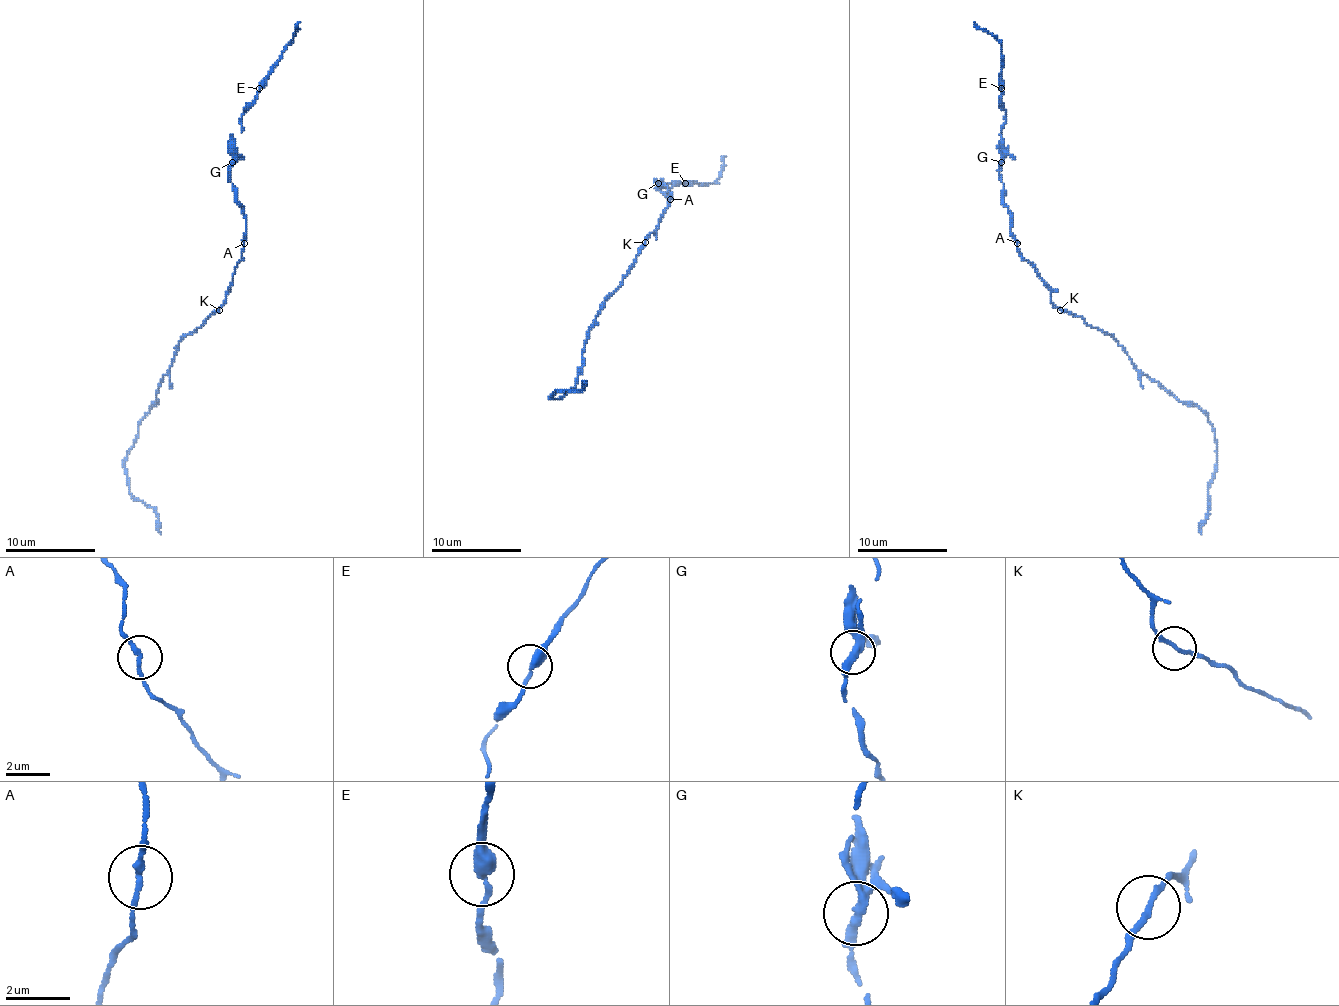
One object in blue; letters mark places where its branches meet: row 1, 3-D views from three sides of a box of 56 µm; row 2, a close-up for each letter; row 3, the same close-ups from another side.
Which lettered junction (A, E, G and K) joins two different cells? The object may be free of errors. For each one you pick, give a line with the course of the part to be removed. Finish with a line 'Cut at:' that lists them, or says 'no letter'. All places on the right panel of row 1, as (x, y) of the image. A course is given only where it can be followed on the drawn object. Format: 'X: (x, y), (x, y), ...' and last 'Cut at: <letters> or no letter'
G: (1001, 161), (999, 134)
Cut at: G

